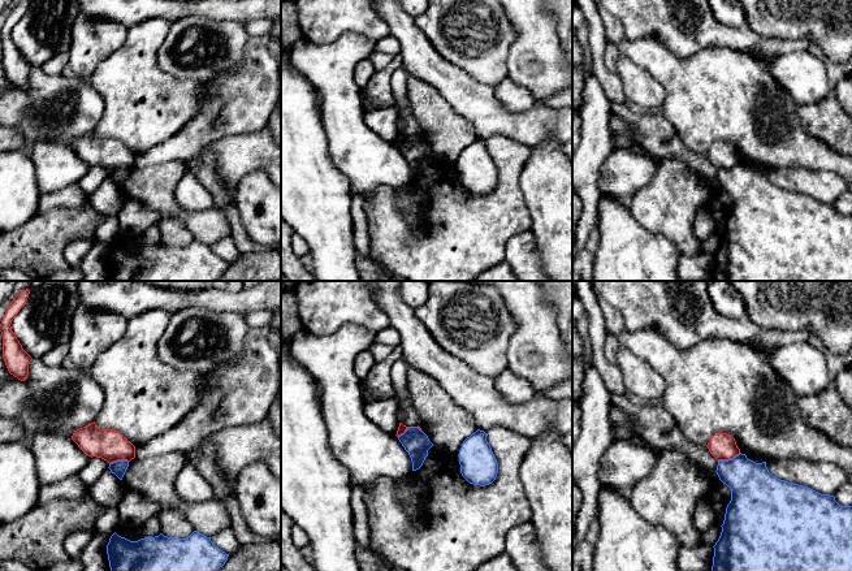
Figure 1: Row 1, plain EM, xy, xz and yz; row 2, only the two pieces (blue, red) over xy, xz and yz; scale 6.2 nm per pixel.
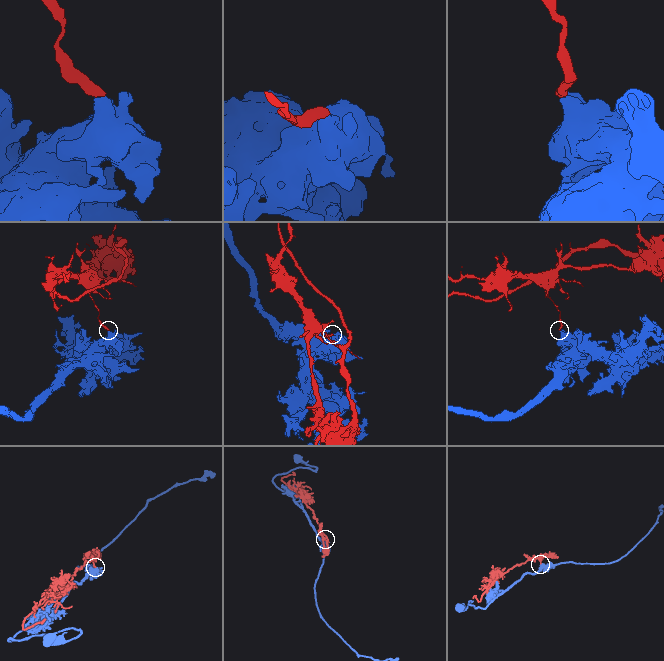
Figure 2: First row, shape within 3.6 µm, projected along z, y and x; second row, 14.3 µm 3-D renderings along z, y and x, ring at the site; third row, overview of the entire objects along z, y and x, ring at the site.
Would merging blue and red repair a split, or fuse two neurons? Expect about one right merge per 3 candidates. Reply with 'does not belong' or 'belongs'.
does not belong

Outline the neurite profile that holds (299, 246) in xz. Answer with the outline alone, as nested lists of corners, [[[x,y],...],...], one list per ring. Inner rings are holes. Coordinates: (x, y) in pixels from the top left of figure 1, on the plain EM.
[[[295,233],[291,237],[291,250],[298,258],[310,254],[308,243],[299,234]]]

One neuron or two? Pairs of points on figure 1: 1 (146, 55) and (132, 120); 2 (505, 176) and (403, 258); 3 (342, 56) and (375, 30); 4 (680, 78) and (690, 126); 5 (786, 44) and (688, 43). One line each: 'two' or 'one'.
1: one
2: one
3: two
4: one
5: one

